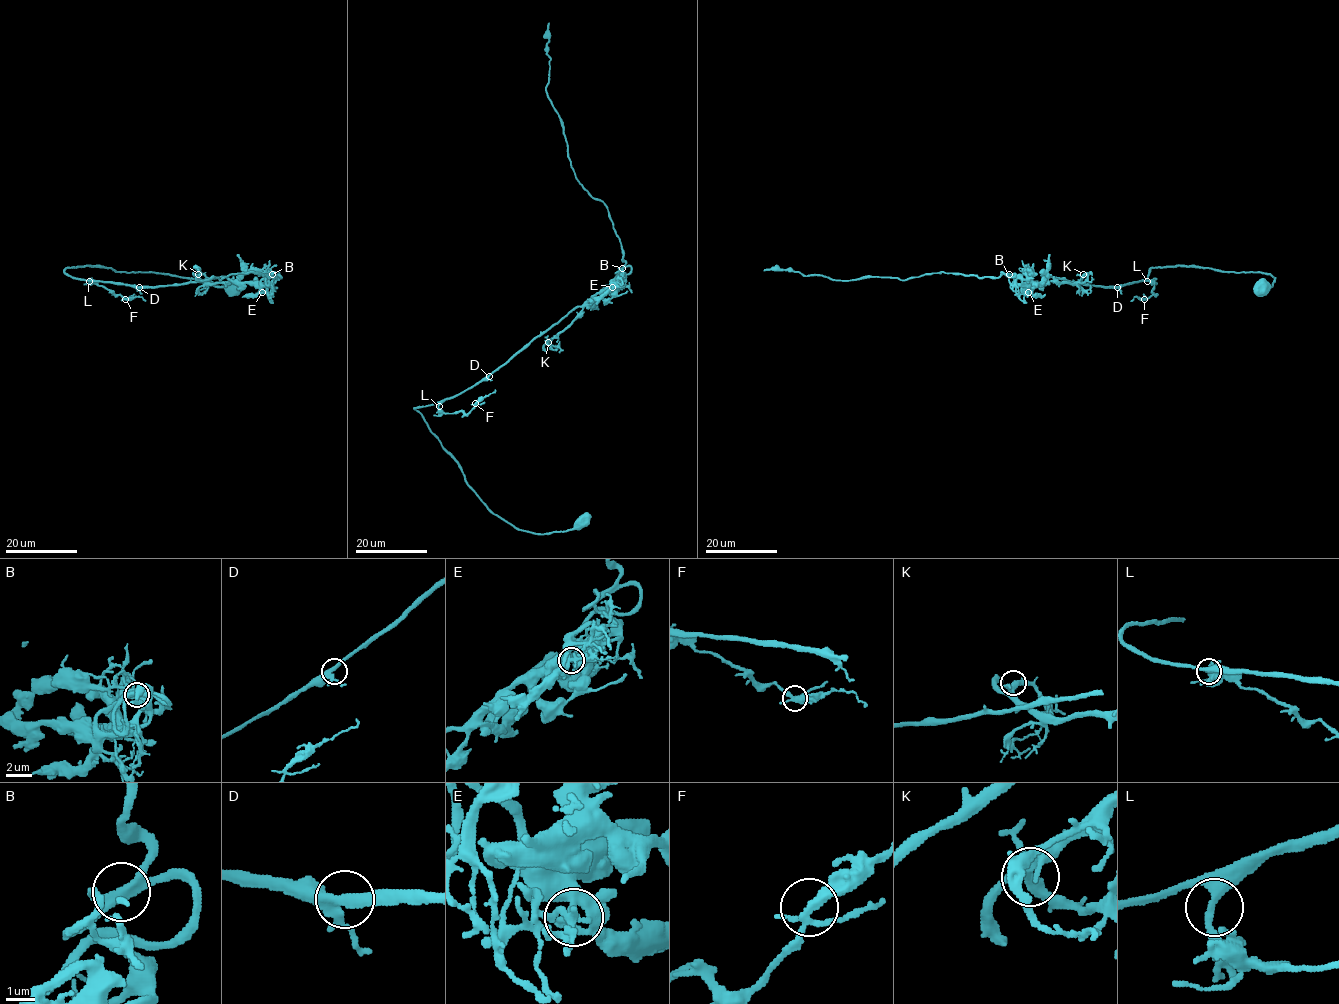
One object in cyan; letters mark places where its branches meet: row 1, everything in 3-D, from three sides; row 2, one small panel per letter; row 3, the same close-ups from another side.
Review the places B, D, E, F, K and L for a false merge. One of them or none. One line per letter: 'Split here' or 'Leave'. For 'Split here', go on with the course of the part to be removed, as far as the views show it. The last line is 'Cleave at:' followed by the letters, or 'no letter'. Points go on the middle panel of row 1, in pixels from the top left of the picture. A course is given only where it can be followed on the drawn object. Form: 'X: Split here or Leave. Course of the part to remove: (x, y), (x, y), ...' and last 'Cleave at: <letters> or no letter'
B: Leave
D: Leave
E: Leave
F: Leave
K: Leave
L: Leave
Cleave at: no letter

